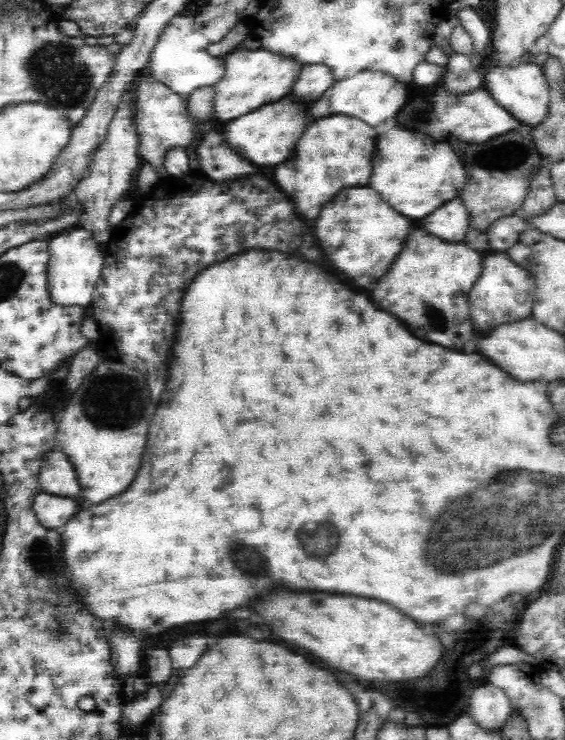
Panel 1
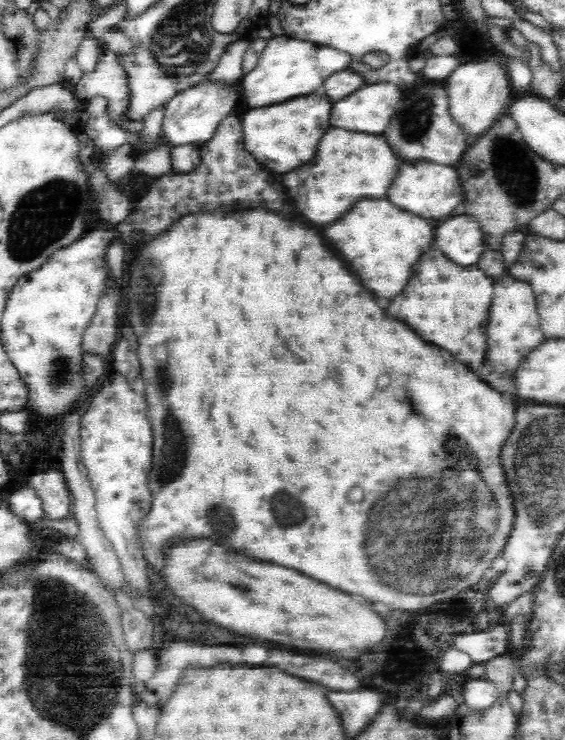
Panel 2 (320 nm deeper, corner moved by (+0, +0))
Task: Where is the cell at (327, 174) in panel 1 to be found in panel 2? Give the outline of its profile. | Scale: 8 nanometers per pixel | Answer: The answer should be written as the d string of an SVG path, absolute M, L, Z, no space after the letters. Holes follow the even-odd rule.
M330 128L320 140L316 158L310 164L304 164L304 168L308 168L306 174L310 176L300 176L300 172L294 170L284 174L282 182L302 216L316 224L332 224L332 220L336 220L336 216L344 216L344 212L348 212L356 200L386 198L388 184L395 179L398 166L400 160L394 156L384 136Z

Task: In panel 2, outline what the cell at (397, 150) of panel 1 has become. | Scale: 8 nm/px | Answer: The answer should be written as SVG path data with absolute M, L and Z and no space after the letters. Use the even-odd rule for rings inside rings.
M432 161L406 162L406 166L399 168L391 184L388 200L392 200L392 204L412 214L418 214L422 218L432 218L432 220L440 220L448 216L465 198L456 167L436 164Z

